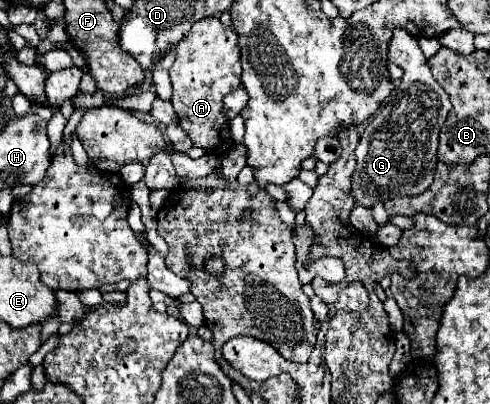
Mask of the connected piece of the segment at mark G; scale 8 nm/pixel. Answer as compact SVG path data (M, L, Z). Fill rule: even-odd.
M395 27L389 43L389 59L397 63L401 69L405 69L403 83L399 89L393 91L393 95L381 105L379 113L369 121L365 127L359 145L355 149L357 157L357 167L355 173L351 175L351 195L357 205L373 209L375 203L383 203L393 197L405 197L405 195L421 195L423 191L429 189L433 183L435 167L437 167L437 145L439 145L439 131L451 111L451 101L443 87L435 81L427 67L427 57L417 45L417 39L409 35L405 29Z

